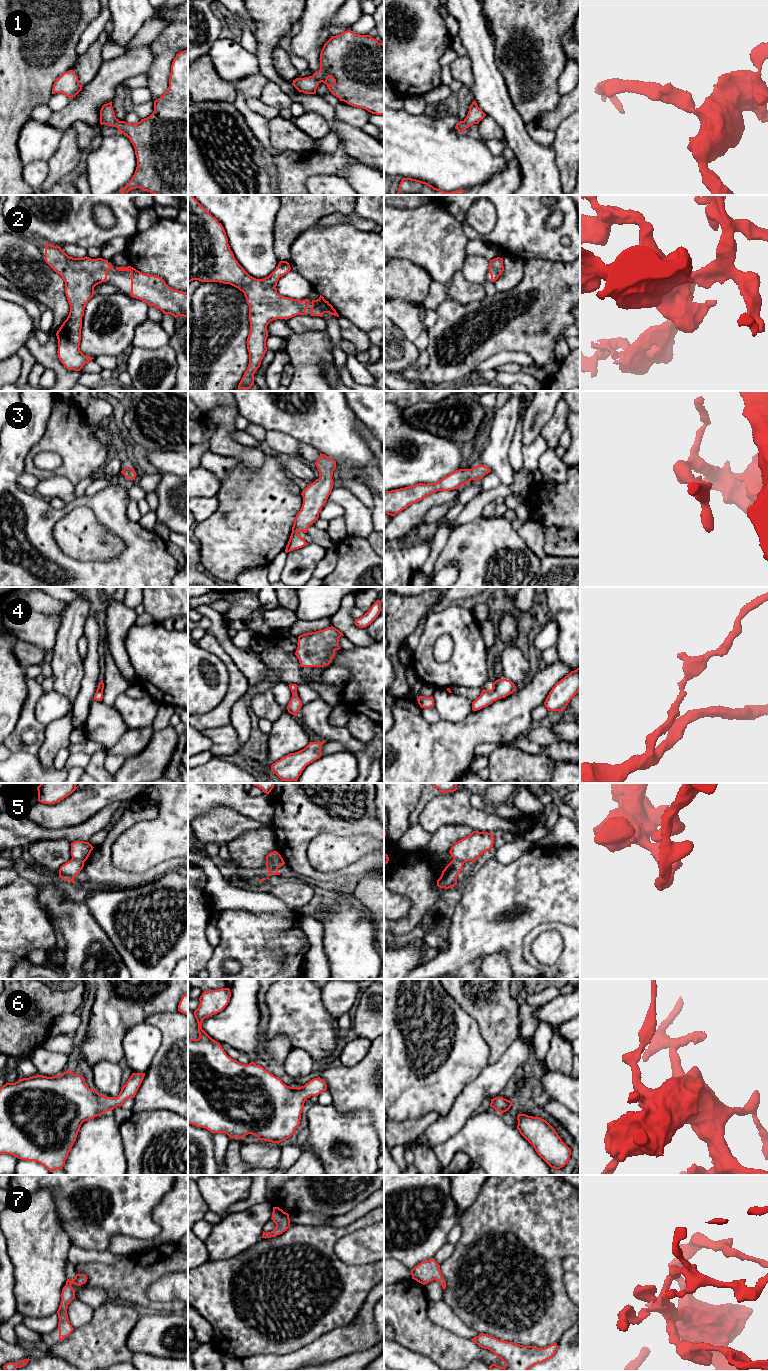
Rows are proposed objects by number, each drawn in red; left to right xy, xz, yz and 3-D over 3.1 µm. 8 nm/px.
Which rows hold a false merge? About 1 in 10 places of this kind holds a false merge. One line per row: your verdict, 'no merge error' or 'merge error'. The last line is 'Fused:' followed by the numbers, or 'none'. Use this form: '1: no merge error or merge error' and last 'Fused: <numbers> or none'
1: no merge error
2: no merge error
3: no merge error
4: no merge error
5: merge error
6: no merge error
7: no merge error
Fused: 5

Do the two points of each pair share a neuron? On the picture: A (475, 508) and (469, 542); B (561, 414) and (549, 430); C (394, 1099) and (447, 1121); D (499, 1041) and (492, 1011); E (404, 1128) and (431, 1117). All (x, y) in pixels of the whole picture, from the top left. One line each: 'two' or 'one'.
A: two
B: one
C: two
D: one
E: one

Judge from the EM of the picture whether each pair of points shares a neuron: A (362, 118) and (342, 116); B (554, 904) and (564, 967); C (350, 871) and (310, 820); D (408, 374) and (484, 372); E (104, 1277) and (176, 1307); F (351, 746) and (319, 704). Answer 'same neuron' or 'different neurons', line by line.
A: same neuron
B: different neurons
C: same neuron
D: different neurons
E: same neuron
F: same neuron

